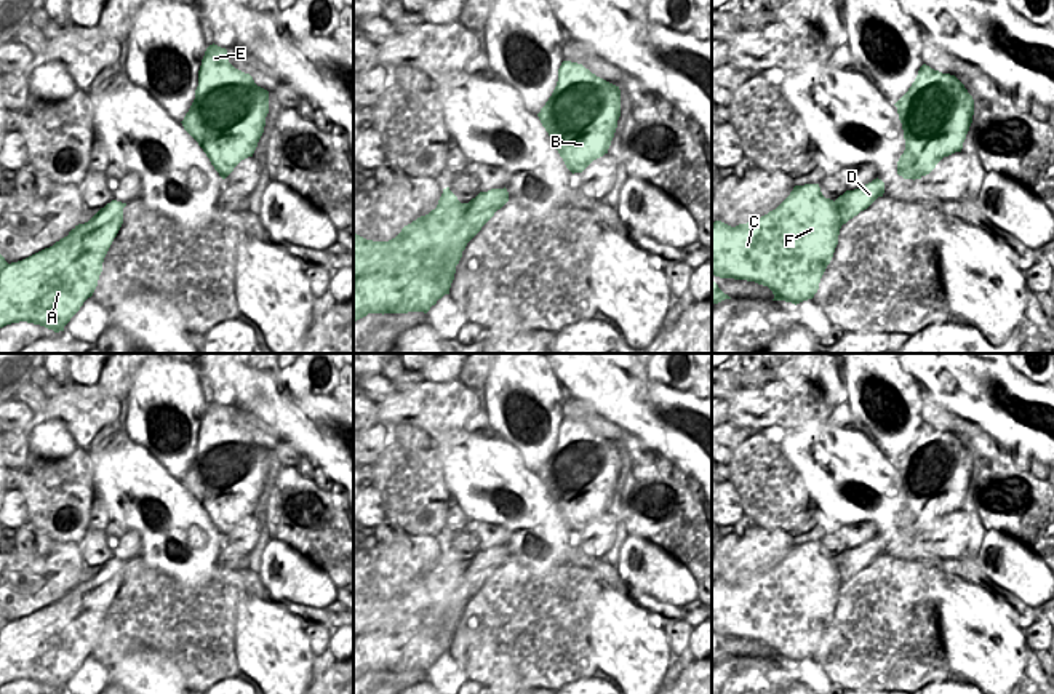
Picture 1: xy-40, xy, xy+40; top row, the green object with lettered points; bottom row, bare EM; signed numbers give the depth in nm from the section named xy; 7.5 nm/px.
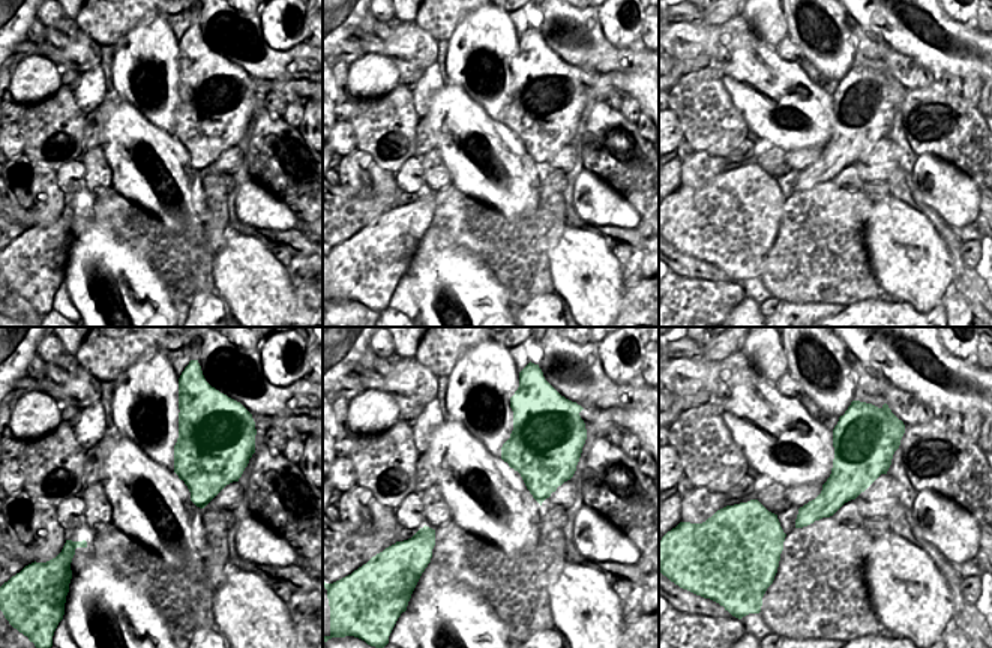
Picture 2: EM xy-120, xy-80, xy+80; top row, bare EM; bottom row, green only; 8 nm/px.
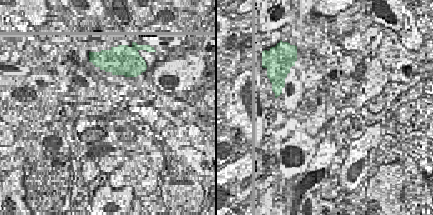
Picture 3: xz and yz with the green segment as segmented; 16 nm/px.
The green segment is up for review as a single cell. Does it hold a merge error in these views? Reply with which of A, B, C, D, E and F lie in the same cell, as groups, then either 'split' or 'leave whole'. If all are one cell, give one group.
A B D E / C F; split

